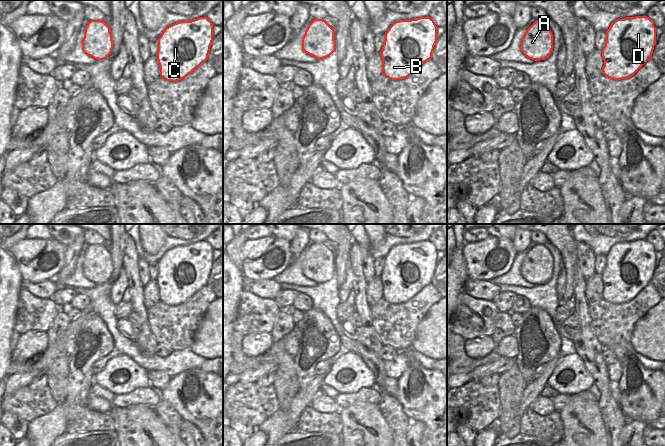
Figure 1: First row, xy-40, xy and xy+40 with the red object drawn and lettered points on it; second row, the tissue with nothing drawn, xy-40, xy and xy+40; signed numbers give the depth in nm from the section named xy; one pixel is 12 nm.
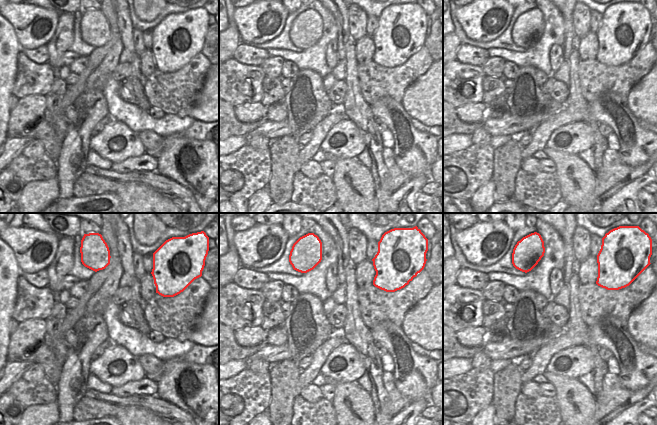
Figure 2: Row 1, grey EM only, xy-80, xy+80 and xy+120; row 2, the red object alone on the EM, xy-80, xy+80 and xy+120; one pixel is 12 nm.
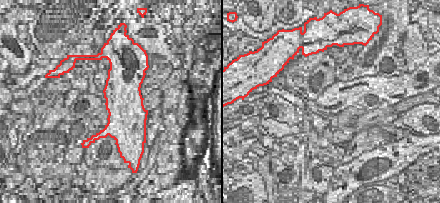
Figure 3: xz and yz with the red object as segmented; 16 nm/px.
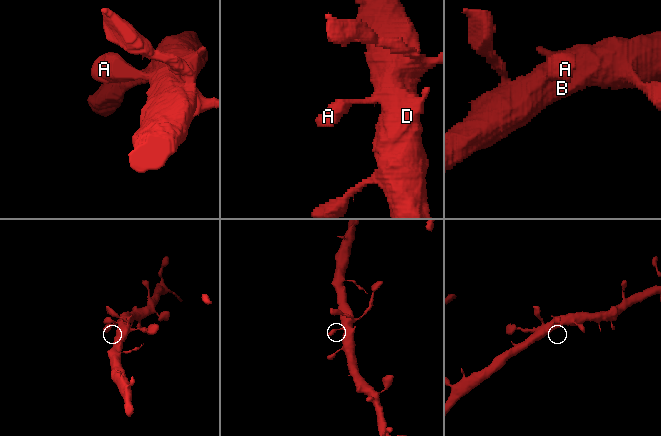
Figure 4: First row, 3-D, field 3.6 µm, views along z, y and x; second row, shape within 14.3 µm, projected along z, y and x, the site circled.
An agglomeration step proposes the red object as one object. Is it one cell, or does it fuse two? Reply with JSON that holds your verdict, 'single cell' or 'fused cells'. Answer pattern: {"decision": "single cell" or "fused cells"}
{"decision": "single cell"}

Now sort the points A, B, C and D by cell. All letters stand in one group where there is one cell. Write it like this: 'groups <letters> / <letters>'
groups A B C D

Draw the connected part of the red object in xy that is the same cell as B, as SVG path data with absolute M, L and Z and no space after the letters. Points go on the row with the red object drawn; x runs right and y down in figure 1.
M429 16L395 21L385 33L380 52L382 75L391 80L409 77L431 60L437 42L437 26Z

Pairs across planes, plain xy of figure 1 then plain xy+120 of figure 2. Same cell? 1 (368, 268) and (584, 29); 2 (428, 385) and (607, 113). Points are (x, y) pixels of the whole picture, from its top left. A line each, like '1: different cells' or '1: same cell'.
1: same cell
2: same cell

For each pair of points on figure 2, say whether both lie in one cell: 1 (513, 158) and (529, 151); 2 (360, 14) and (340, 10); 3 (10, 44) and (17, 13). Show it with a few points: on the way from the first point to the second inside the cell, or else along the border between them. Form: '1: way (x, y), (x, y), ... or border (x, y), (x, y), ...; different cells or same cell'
1: border (524, 148), (522, 160); different cells
2: border (347, 10), (350, 34); different cells
3: border (10, 23), (20, 46); different cells

